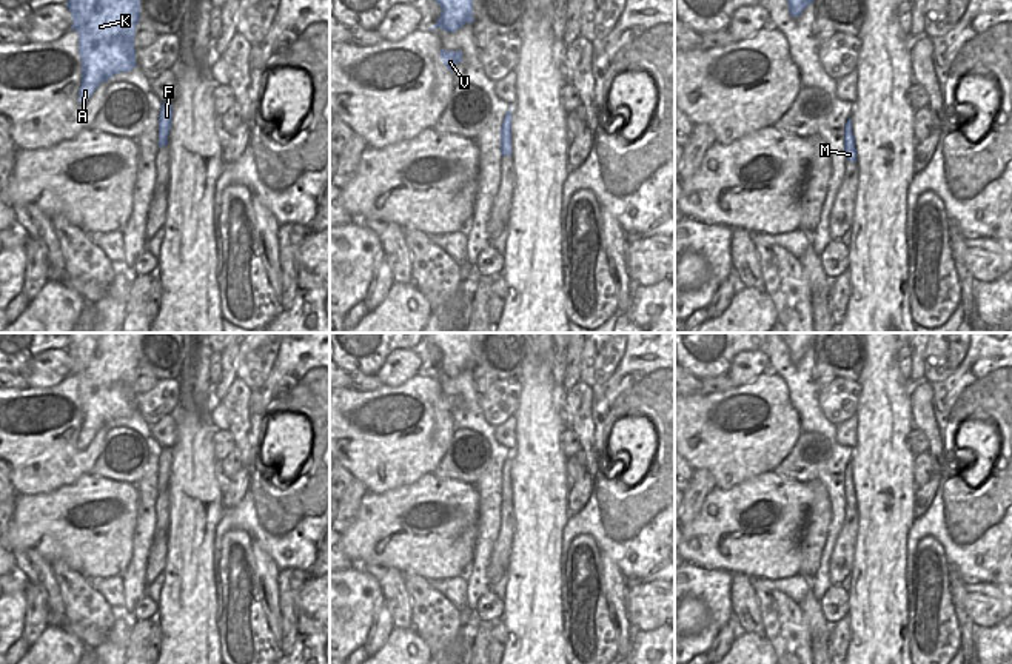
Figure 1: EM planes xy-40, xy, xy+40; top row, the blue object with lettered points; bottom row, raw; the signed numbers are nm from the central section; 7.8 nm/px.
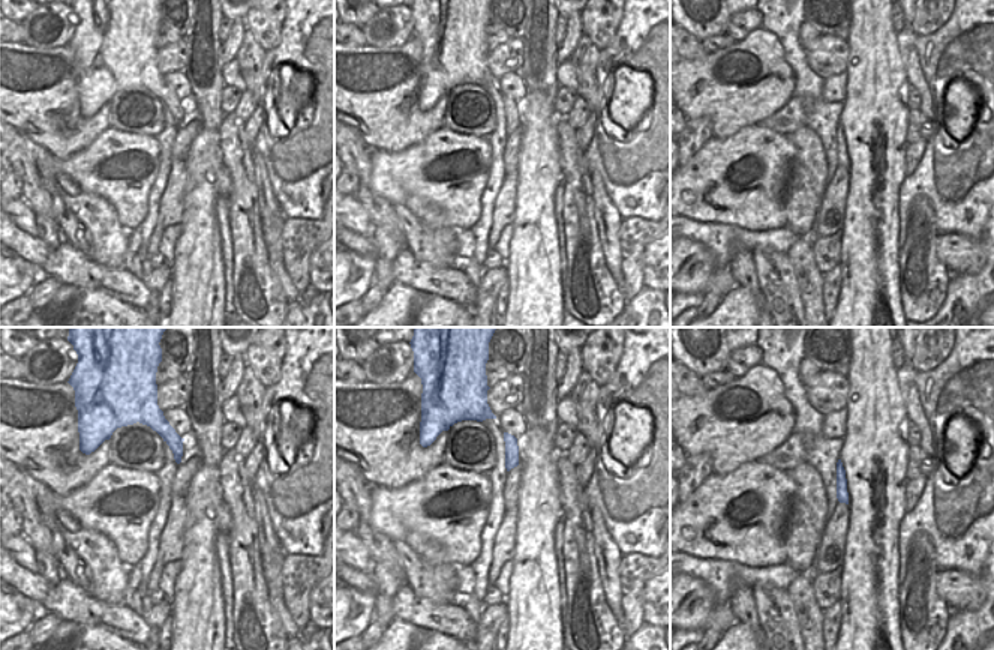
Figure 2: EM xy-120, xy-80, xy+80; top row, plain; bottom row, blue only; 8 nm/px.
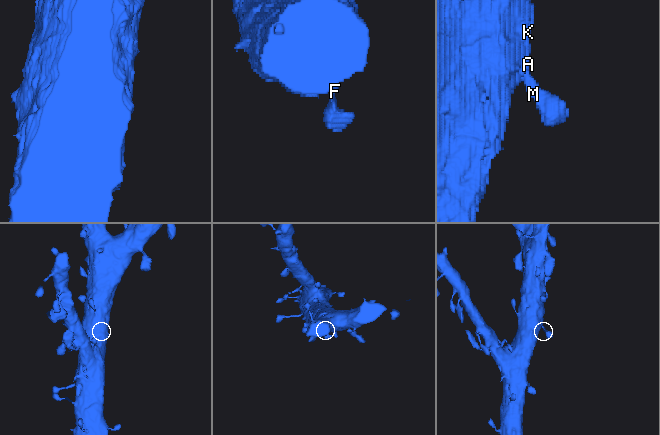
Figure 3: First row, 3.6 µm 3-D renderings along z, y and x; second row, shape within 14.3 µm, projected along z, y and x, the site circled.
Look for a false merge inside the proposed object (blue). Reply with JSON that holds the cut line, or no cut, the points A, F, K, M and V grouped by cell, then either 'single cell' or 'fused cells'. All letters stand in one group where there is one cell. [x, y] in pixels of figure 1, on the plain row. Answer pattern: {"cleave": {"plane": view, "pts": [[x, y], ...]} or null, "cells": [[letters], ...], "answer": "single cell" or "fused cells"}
{"cleave": null, "cells": [["A", "F", "K", "M", "V"]], "answer": "single cell"}

